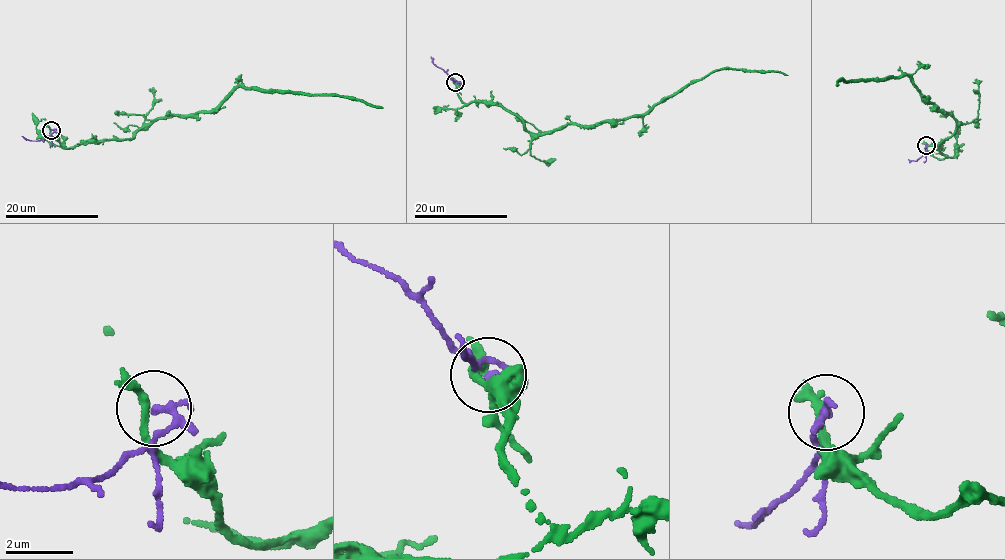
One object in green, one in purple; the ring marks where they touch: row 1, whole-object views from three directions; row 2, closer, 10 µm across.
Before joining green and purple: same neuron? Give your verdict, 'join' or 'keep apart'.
keep apart

